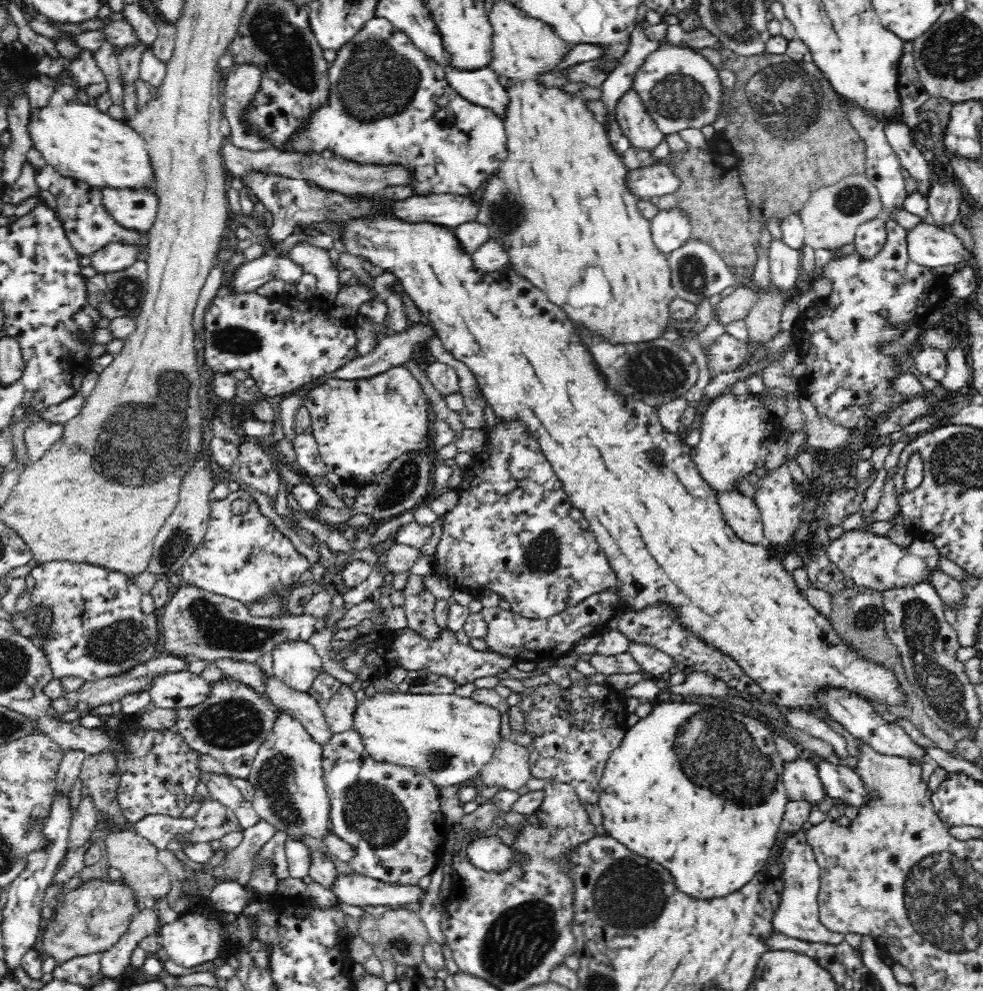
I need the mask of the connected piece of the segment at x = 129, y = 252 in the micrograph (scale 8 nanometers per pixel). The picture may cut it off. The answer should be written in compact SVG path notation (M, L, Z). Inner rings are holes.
M110 242L106 248L102 248L91 255L90 266L98 274L107 274L124 270L136 261L137 248L135 246L124 246L117 242Z

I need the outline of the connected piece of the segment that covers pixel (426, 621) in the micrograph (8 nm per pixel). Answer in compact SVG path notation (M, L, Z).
M410 573L402 591L407 628L424 638L424 641L440 641L444 628L435 620L433 606L436 598L423 587L422 577Z

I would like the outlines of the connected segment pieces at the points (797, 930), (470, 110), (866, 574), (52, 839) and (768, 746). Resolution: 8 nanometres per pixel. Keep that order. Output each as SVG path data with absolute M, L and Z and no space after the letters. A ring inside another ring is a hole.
M798 832L797 836L788 838L782 850L782 878L784 879L783 903L774 914L774 927L786 937L795 938L802 942L816 942L838 946L845 941L845 934L832 932L820 920L818 892L820 886L820 867L815 861L812 847L806 840L805 833Z
M372 17L368 19L361 27L358 33L353 34L343 45L340 45L336 50L336 58L329 62L325 74L325 82L327 82L328 92L325 96L325 101L311 110L311 113L303 120L301 127L294 131L290 136L290 140L284 144L286 153L301 153L304 155L335 156L340 159L348 160L349 162L358 165L375 165L375 166L391 166L404 167L410 173L410 182L408 188L412 188L412 194L460 194L462 196L474 196L476 190L484 184L488 176L492 176L498 168L500 162L506 158L506 132L505 124L502 117L492 109L492 107L480 106L478 103L470 102L456 92L446 79L446 71L444 67L432 55L424 53L418 49L408 35L394 26L388 18ZM444 108L447 110L447 116L438 120L435 116L436 112Z
M867 528L845 531L842 536L831 539L828 546L822 547L825 555L836 564L846 579L852 579L856 586L878 589L882 592L902 585L913 585L924 579L930 581L932 572L939 568L940 554L930 541L923 540L923 545L916 543L910 550L900 547L888 535L880 536L868 531ZM912 552L918 552L918 554L922 552L922 556L910 558L908 554Z
M58 794L56 798L53 798L48 824L41 831L41 840L45 843L25 856L24 868L6 888L4 898L6 905L2 912L4 920L1 927L6 963L12 970L18 968L23 954L37 946L43 925L39 915L42 899L46 896L46 888L50 886L50 882L58 872L60 864L66 860L68 829L71 818L70 798L68 796L59 796Z
M674 697L669 702L659 701L656 706L653 706L650 714L640 718L638 722L629 727L622 742L610 754L605 763L599 784L597 803L602 811L602 824L607 834L628 846L630 850L668 866L672 875L676 877L676 887L680 891L700 894L700 898L712 900L712 898L722 898L733 890L738 890L750 882L766 862L771 853L770 849L775 846L776 835L789 801L782 776L785 763L779 756L779 750L774 741L775 733L775 730L768 728L760 720L744 713L732 712L707 704L695 704L688 699L679 697Z

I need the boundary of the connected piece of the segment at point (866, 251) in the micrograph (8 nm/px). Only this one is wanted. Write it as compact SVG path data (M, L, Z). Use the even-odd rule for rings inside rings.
M881 216L860 224L854 238L854 253L872 258L880 252L887 239L885 222Z

